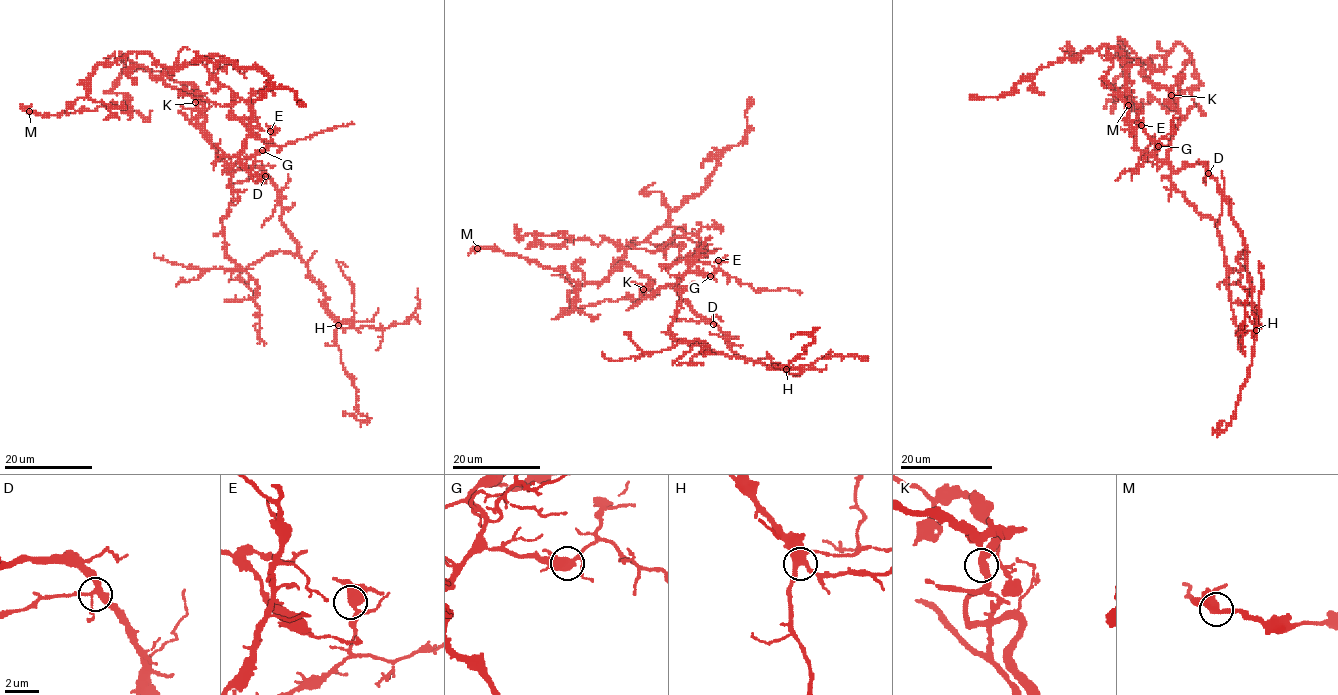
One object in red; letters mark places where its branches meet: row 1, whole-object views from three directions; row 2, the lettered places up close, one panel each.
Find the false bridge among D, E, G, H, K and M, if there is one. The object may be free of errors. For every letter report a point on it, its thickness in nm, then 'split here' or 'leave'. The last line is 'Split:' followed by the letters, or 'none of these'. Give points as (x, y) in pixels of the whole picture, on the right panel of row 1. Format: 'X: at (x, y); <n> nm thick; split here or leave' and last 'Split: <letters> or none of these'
D: at (1208, 173); 320 nm thick; leave
E: at (1141, 125); 360 nm thick; leave
G: at (1158, 146); 360 nm thick; leave
H: at (1256, 330); 360 nm thick; leave
K: at (1171, 95); 320 nm thick; leave
M: at (1128, 105); 380 nm thick; leave
Split: none of these

